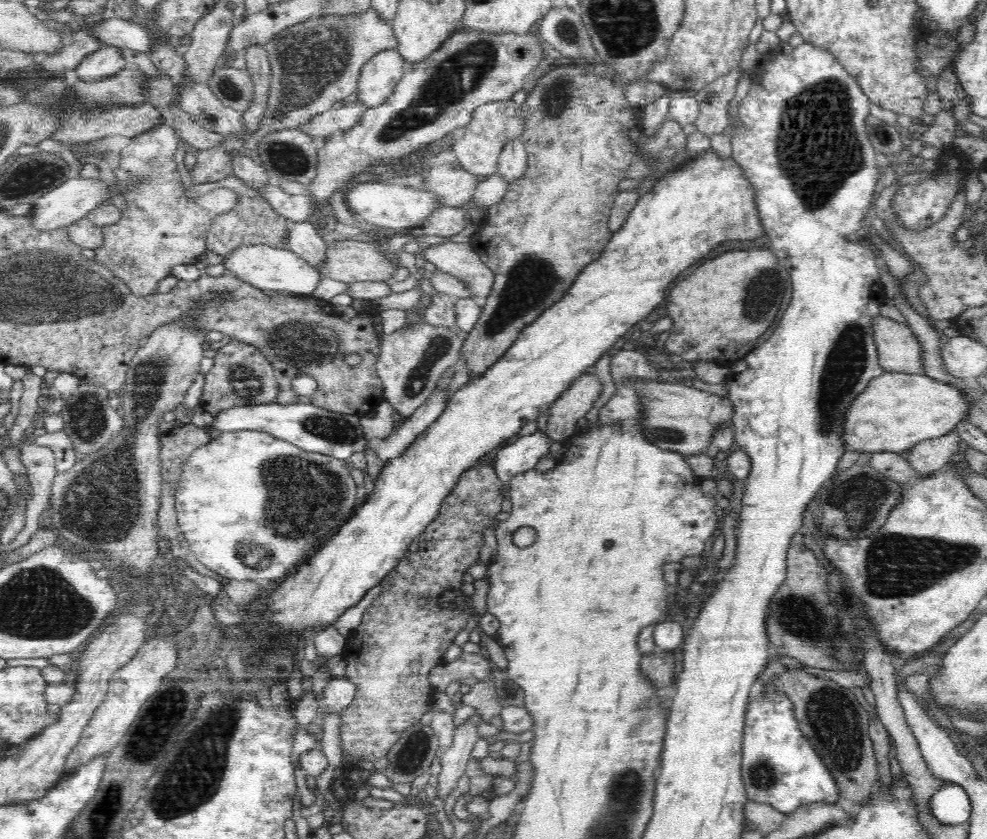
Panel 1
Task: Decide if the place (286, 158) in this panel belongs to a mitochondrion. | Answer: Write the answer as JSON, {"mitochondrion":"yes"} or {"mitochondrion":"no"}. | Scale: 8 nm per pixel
{"mitochondrion":"yes"}

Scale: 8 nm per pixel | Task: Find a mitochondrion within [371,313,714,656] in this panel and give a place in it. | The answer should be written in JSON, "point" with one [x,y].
{"point":[415,382]}

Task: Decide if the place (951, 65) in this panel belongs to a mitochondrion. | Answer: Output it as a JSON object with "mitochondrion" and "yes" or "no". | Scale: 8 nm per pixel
{"mitochondrion":"no"}

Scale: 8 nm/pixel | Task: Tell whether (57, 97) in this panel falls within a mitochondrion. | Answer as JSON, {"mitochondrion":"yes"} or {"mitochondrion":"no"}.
{"mitochondrion":"yes"}

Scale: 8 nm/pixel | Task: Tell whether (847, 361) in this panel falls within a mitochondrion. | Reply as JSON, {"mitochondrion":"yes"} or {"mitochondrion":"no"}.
{"mitochondrion":"yes"}

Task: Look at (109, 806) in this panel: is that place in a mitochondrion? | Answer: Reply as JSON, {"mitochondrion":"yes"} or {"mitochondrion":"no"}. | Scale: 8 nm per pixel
{"mitochondrion":"yes"}

